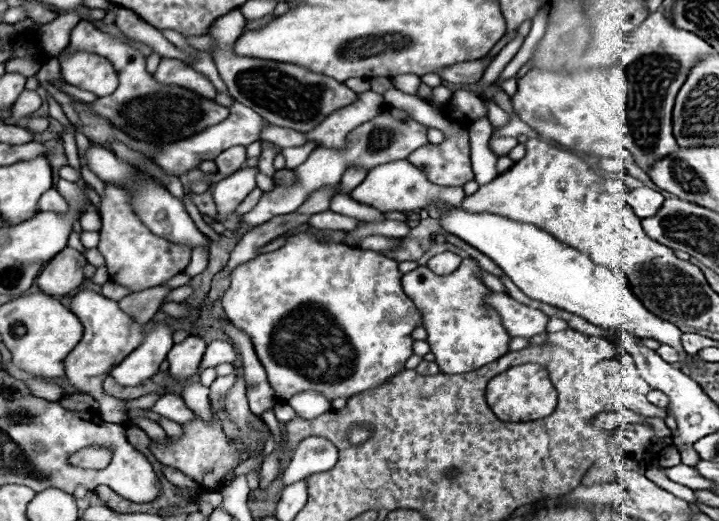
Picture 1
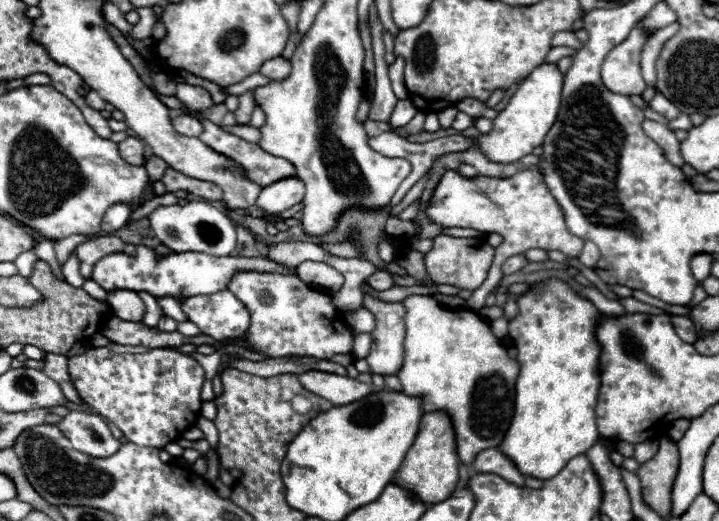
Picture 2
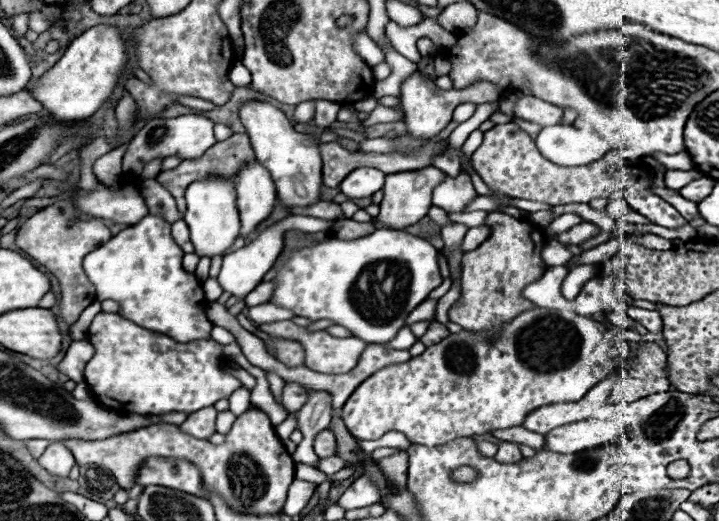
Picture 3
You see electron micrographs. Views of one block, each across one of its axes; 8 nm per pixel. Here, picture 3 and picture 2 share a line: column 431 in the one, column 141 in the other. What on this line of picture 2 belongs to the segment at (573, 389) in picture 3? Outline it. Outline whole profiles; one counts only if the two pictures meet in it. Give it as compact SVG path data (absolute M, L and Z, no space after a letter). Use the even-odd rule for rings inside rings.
M108 344L68 358L68 374L84 404L114 422L128 442L162 448L182 436L200 418L202 366L168 348Z

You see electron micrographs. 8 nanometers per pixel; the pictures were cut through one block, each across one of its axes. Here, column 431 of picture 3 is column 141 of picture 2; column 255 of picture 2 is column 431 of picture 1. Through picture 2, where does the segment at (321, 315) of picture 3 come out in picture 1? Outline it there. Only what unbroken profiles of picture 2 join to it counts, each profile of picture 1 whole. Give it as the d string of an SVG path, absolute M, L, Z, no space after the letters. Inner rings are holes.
M442 252L442 254L436 254L428 260L428 268L434 272L434 274L452 274L458 266L460 266L462 258L458 254L452 254L452 252Z

